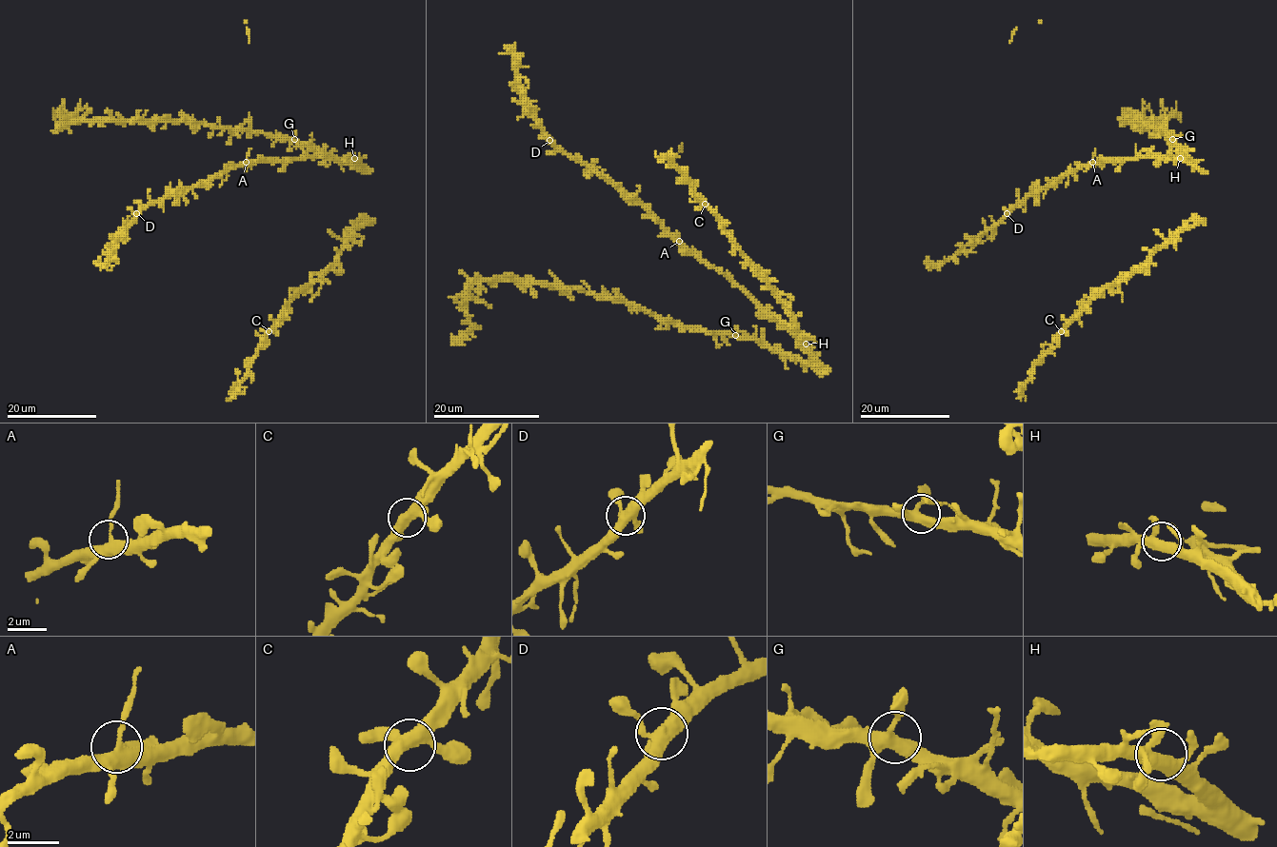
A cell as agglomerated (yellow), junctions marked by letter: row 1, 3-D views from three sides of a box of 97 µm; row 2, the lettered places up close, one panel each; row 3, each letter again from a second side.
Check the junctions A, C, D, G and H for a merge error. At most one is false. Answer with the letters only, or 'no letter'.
no letter

